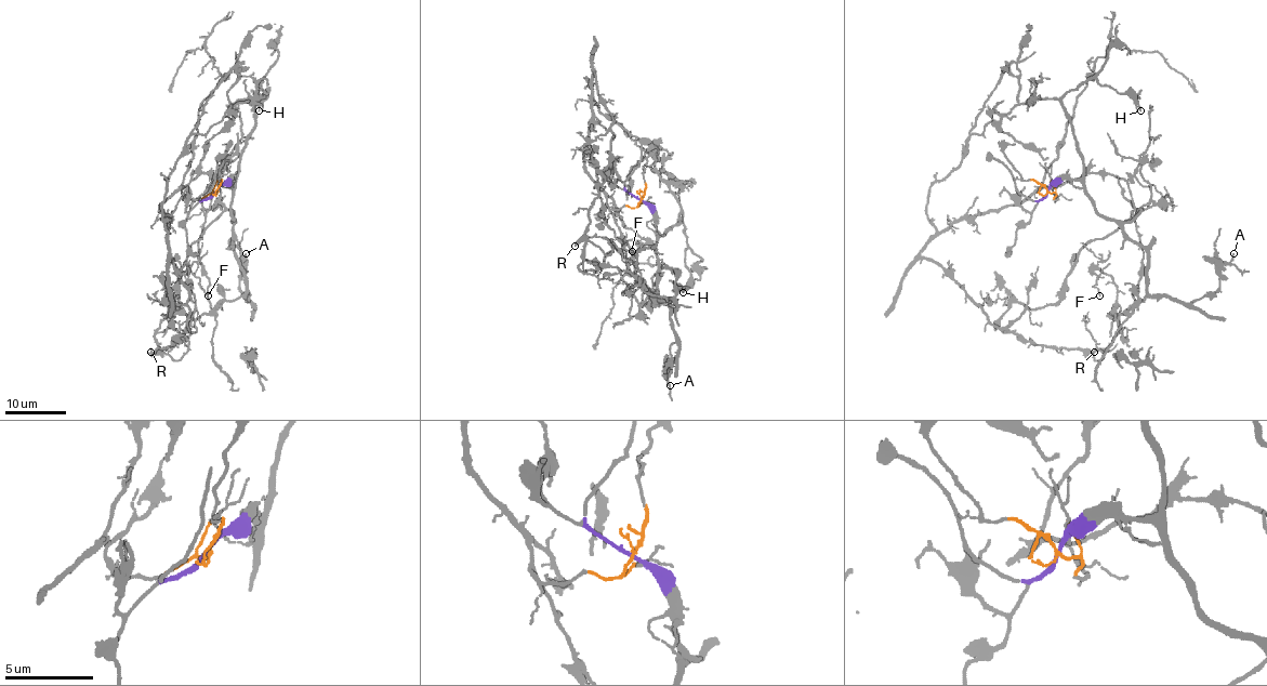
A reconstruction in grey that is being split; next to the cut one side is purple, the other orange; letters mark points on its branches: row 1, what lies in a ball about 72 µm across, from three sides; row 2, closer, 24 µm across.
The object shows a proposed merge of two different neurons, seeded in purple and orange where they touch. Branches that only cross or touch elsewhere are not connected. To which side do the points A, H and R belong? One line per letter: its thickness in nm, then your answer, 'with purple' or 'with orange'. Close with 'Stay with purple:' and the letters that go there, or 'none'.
A: 110 nm thick; with purple
H: 130 nm thick; with purple
R: 320 nm thick; with orange
Stay with purple: A, H

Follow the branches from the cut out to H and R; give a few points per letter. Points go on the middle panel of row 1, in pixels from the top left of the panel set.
H: (639, 199), (654, 216), (659, 234), (680, 222), (682, 213), (685, 262), (689, 271), (689, 285), (682, 292)
R: (642, 199), (609, 209), (586, 171), (594, 73), (614, 137), (586, 233), (575, 247)

